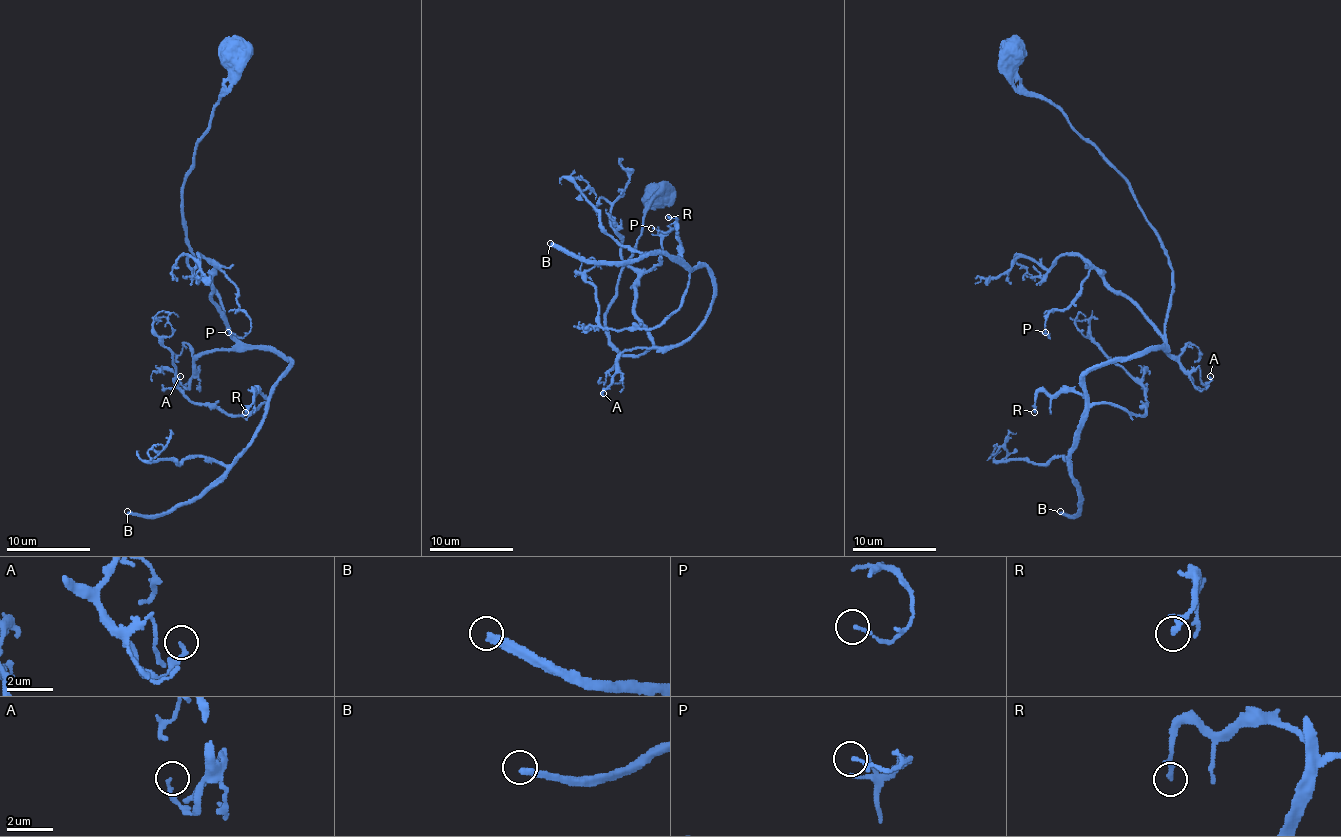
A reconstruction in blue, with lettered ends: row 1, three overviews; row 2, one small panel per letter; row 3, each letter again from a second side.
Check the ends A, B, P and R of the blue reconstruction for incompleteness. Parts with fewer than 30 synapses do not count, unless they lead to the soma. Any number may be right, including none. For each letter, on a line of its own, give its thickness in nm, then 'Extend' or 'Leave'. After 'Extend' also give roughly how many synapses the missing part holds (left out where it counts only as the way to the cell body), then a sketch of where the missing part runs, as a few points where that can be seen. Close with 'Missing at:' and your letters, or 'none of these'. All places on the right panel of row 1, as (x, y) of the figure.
A: Thickness 170 nm. Leave
B: Thickness 320 nm. Extend. Roughly 500 synapses
P: Thickness 140 nm. Leave
R: Thickness 260 nm. Leave
Missing at: B

